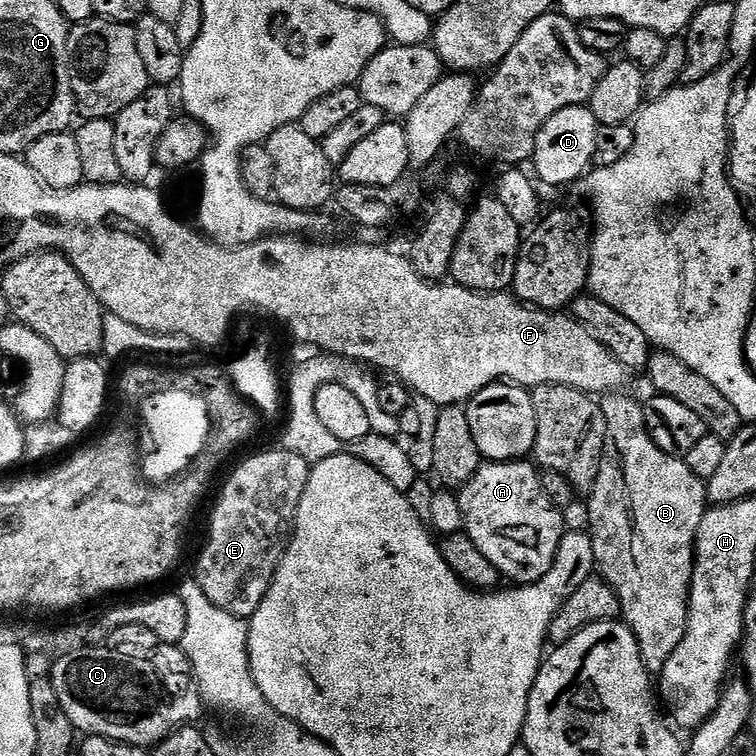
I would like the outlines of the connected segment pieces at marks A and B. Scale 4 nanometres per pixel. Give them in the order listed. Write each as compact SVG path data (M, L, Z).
M512 460L508 464L481 463L480 468L459 489L464 519L463 531L500 571L501 577L517 585L534 584L548 572L566 531L561 509L552 505L540 485L540 472L531 463Z
M608 394L599 401L600 409L606 422L606 438L604 450L606 462L600 464L616 464L622 474L628 526L630 526L630 552L634 560L634 572L610 572L610 566L598 569L599 575L608 583L608 587L618 598L620 616L623 623L634 634L638 642L638 650L642 662L649 673L659 674L670 662L670 654L678 650L678 642L686 634L688 625L688 595L692 589L692 567L696 564L696 531L702 522L708 503L708 489L705 481L690 470L678 456L666 454L650 438L646 430L643 403L638 399L631 400L628 396Z

